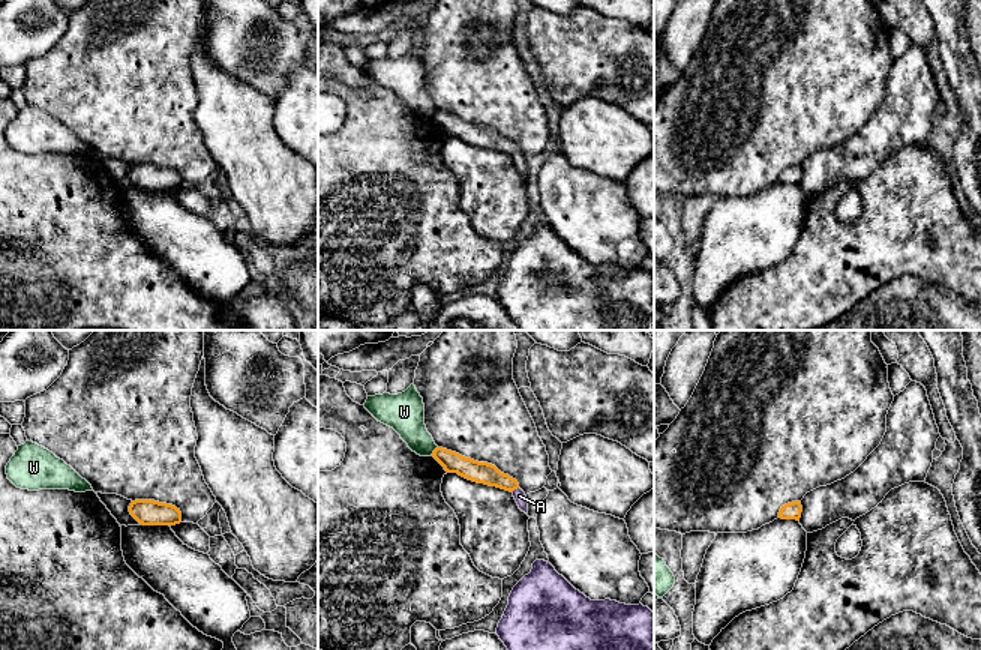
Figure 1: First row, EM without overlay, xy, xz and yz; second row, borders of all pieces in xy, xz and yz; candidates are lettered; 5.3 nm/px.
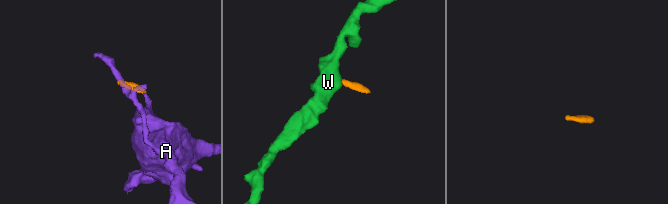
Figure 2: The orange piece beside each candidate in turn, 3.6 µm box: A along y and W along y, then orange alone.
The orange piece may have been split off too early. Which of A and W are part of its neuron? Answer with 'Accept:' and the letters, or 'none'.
Accept: A

